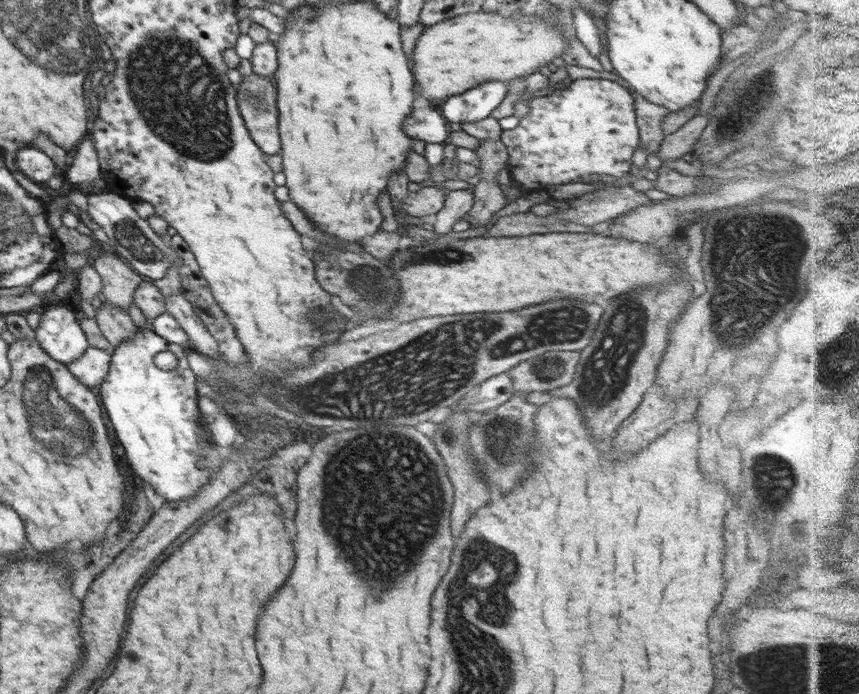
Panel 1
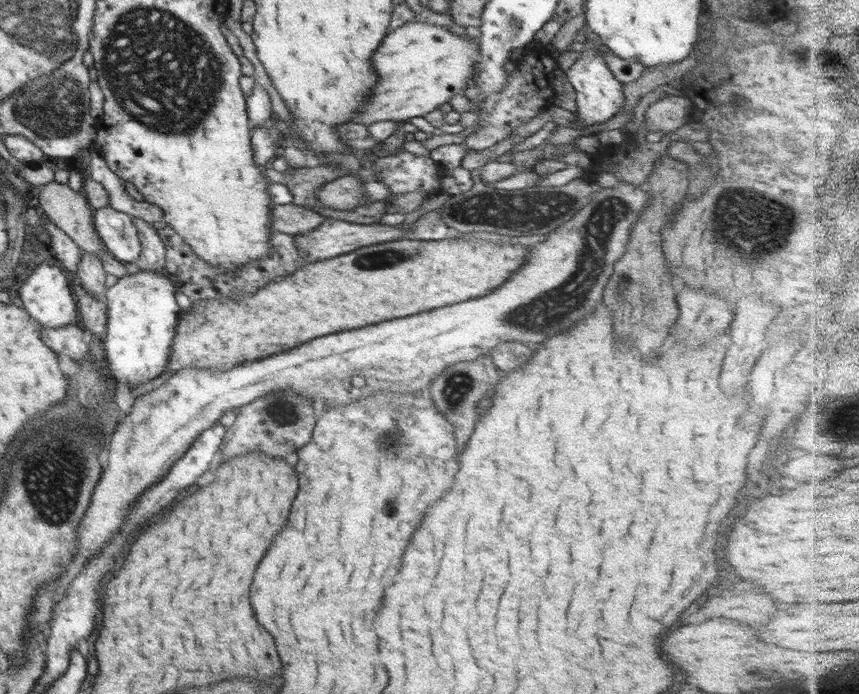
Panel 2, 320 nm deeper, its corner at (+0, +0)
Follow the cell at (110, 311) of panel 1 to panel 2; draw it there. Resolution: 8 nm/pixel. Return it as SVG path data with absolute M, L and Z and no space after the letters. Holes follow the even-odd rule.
M82 253L82 260L78 269L75 270L75 276L80 278L80 286L96 300L103 300L108 292L105 286L106 274L99 258L92 254Z

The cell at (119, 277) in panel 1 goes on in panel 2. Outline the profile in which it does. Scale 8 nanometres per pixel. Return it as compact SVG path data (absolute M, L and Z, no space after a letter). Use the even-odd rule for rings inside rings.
M51 181L35 190L35 202L41 212L44 212L52 224L62 230L84 253L92 254L100 259L100 254L105 251L105 246L96 233L93 213L94 209L89 204L82 191L74 191L68 184Z

